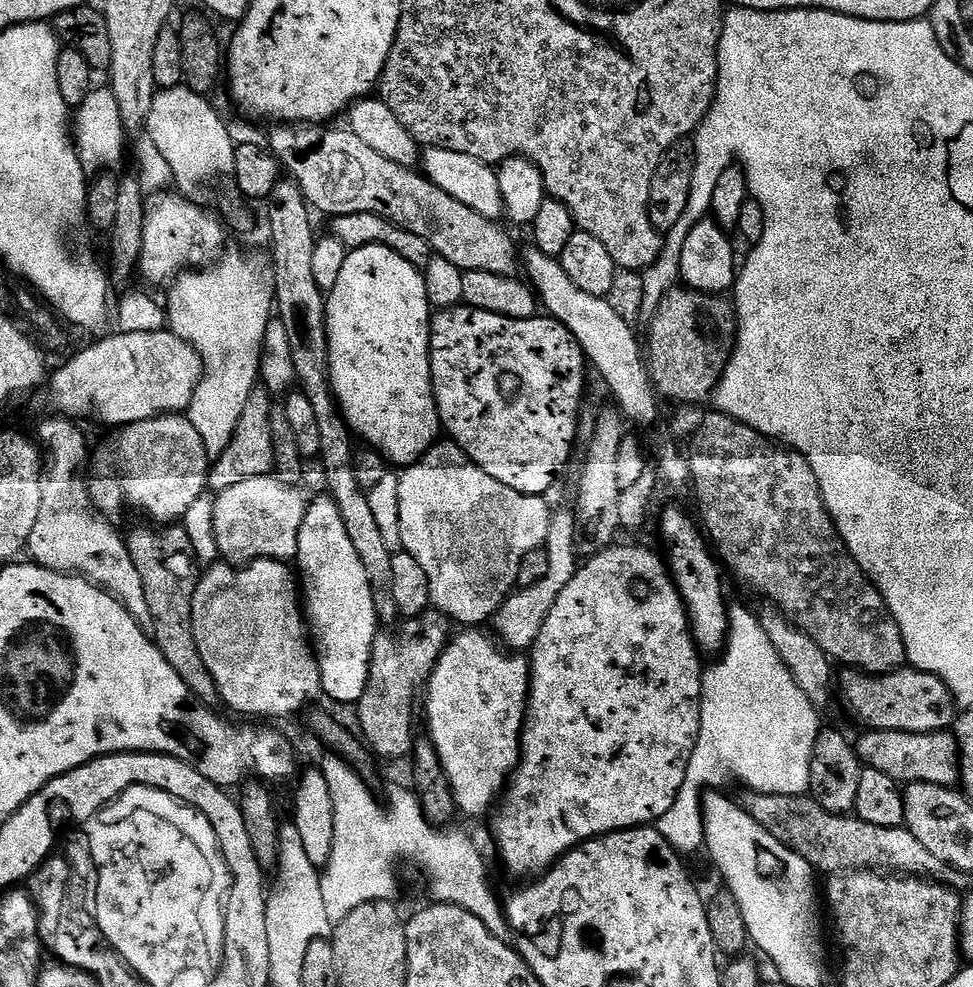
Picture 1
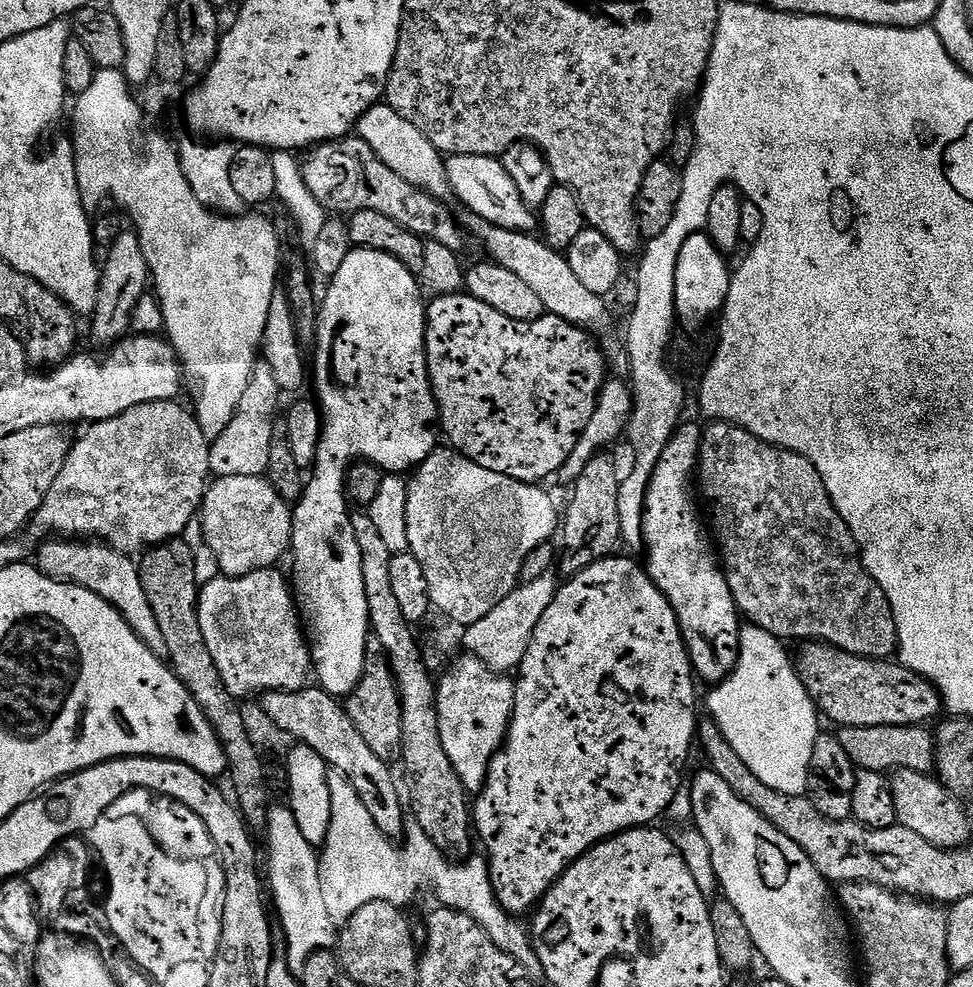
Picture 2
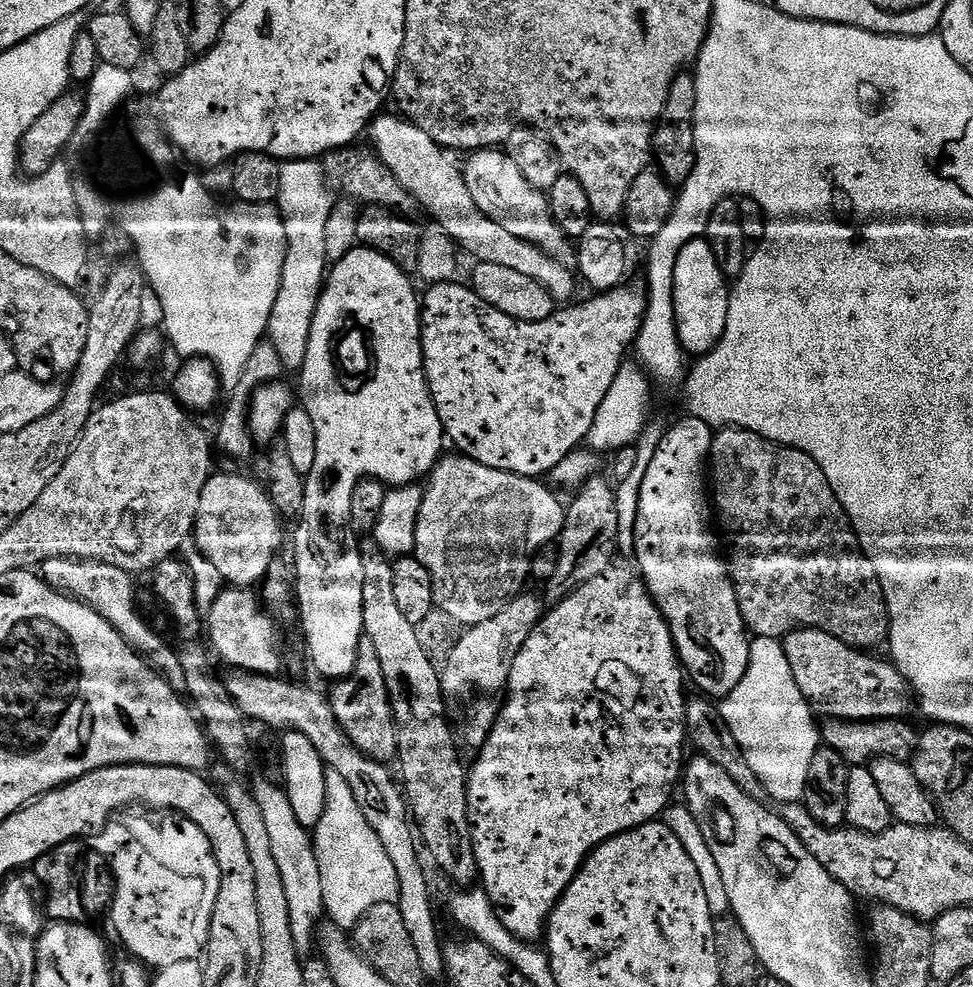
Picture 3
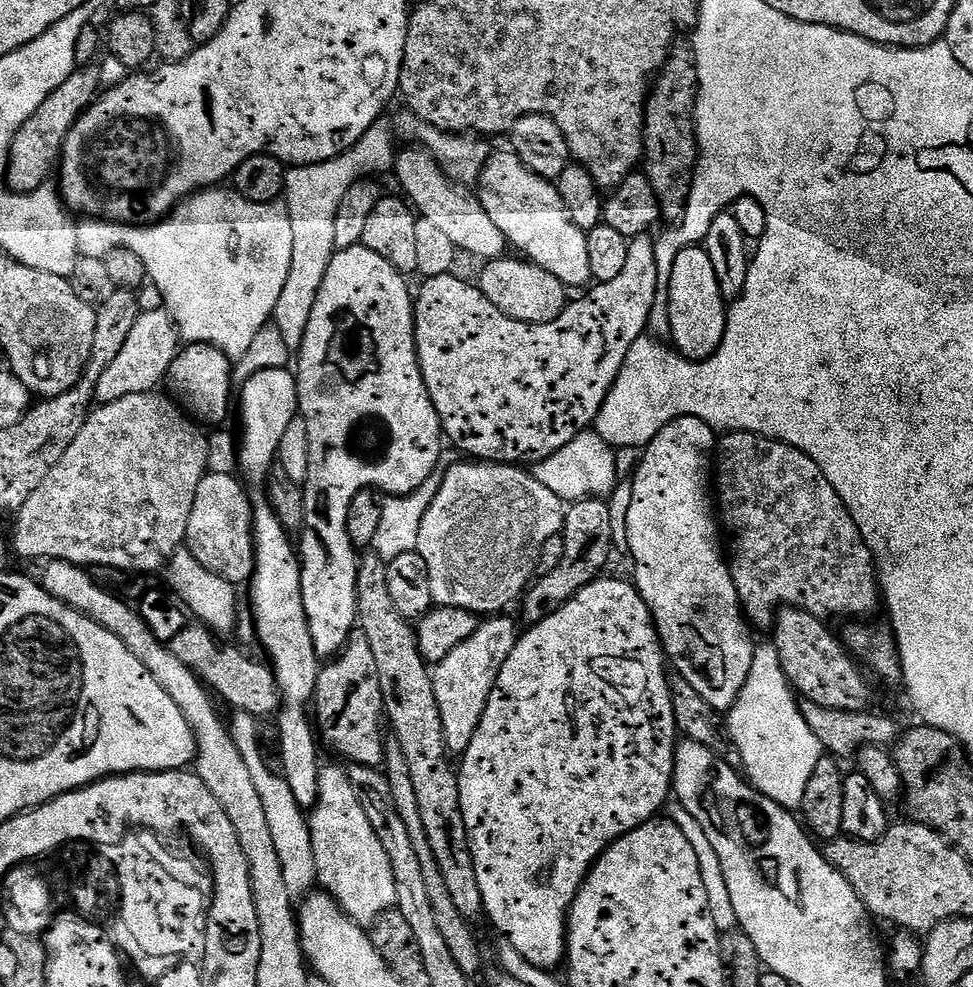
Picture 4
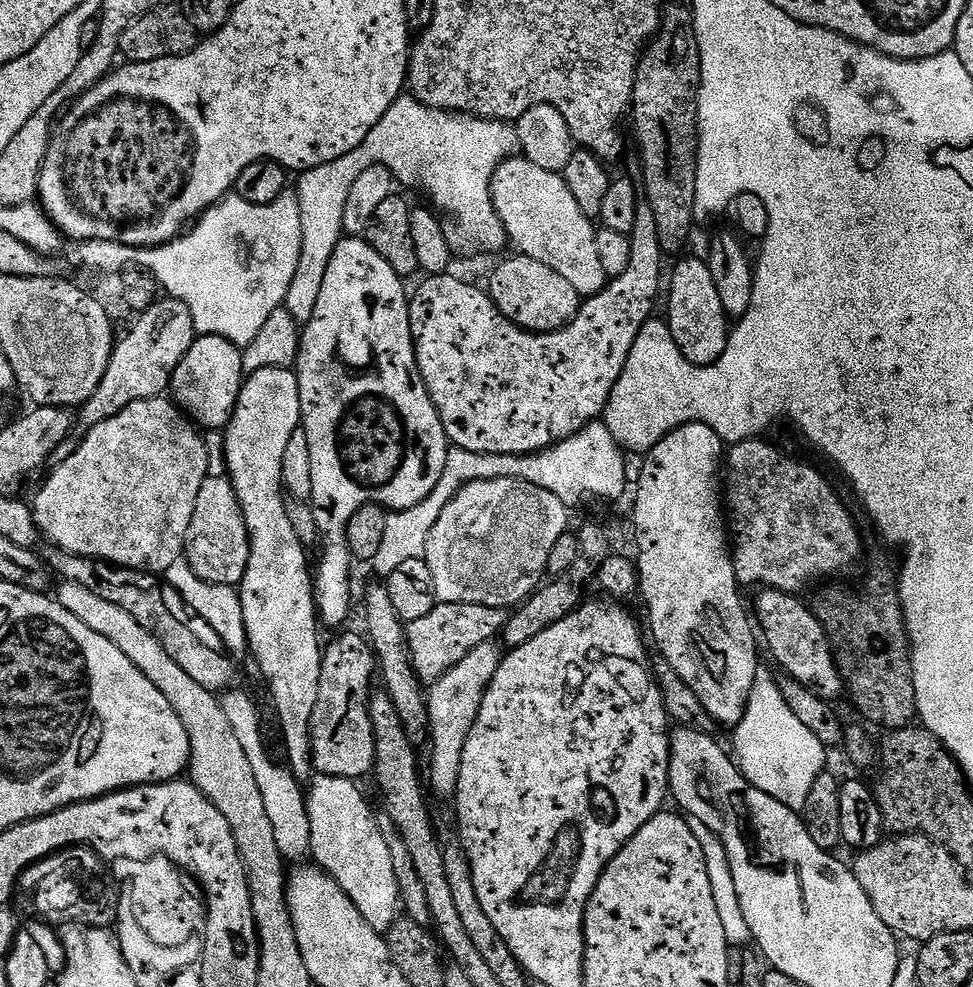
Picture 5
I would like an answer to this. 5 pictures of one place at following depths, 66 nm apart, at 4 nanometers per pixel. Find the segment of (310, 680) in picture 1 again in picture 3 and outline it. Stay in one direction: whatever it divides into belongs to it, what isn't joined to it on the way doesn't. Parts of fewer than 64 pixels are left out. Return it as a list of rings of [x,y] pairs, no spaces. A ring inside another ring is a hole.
[[[233,587],[221,592],[207,613],[206,636],[215,655],[224,656],[229,669],[257,672],[259,676],[276,676],[284,664],[284,644],[280,641],[281,625],[274,619],[265,601],[254,593],[252,588]]]

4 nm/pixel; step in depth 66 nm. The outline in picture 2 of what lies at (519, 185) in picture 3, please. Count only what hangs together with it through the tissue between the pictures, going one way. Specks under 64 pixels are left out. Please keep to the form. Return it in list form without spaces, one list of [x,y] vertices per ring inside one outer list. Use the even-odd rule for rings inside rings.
[[[449,156],[448,186],[451,193],[460,198],[473,216],[480,216],[486,222],[499,228],[514,228],[518,232],[532,232],[537,227],[538,216],[518,194],[514,178],[504,169],[503,159],[495,156]]]

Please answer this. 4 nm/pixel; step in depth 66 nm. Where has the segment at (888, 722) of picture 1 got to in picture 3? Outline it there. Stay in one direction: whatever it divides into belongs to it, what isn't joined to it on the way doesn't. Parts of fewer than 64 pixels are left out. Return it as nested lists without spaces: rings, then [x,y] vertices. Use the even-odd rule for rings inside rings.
[[[798,628],[784,637],[782,643],[786,650],[786,662],[790,662],[790,670],[794,670],[798,690],[802,690],[812,705],[813,713],[821,717],[829,720],[899,720],[907,717],[907,712],[914,708],[912,685],[887,659],[879,660],[876,654],[851,648],[846,642],[834,638],[834,634],[826,634],[817,628]]]

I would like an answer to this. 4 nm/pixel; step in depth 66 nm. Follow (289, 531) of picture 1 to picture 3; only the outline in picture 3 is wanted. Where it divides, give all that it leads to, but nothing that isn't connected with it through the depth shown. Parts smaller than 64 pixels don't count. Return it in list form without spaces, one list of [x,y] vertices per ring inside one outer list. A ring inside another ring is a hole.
[[[209,476],[206,486],[202,490],[202,498],[198,502],[194,539],[198,550],[214,562],[218,574],[233,588],[252,588],[259,585],[267,577],[269,568],[277,559],[276,551],[284,540],[284,532],[280,529],[282,517],[272,504],[267,491],[260,488],[252,480],[244,476]]]

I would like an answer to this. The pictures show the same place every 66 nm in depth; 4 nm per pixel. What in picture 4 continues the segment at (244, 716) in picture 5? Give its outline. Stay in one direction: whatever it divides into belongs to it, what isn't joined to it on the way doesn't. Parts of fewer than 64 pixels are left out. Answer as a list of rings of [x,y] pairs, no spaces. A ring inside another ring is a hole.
[[[236,712],[230,720],[232,737],[242,754],[246,758],[246,767],[250,769],[250,779],[254,781],[254,790],[258,790],[262,807],[266,813],[266,822],[270,826],[270,835],[274,837],[274,846],[278,850],[278,859],[282,862],[282,875],[286,881],[286,890],[290,890],[293,898],[304,898],[317,887],[316,863],[314,862],[314,842],[310,838],[309,817],[305,809],[298,806],[294,793],[284,781],[279,771],[272,772],[270,765],[264,761],[260,753],[260,744],[256,741],[257,717]]]

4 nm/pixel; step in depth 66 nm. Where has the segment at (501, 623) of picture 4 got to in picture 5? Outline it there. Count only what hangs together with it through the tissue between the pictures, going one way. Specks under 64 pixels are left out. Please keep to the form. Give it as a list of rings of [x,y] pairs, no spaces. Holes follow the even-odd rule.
[[[489,642],[470,650],[470,654],[466,654],[466,658],[462,658],[462,662],[458,662],[450,670],[446,670],[446,674],[442,674],[442,678],[435,680],[427,689],[428,776],[426,772],[426,780],[427,783],[429,780],[433,790],[442,796],[451,797],[455,793],[457,771],[468,731],[480,708],[484,691],[488,689],[488,683],[492,681],[502,659],[501,645],[497,644]]]

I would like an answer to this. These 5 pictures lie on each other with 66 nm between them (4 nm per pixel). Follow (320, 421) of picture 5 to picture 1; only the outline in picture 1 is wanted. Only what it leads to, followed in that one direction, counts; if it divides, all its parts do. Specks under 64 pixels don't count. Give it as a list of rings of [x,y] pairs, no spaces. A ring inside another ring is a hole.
[[[371,244],[370,246],[362,246],[361,248],[351,249],[346,258],[346,262],[342,266],[342,274],[338,274],[338,282],[332,287],[332,291],[327,293],[326,299],[328,301],[328,353],[330,354],[330,382],[332,383],[332,393],[336,396],[336,403],[340,406],[340,413],[344,416],[345,423],[348,424],[349,429],[357,437],[360,436],[365,440],[365,445],[371,446],[375,451],[379,452],[384,457],[385,461],[391,462],[392,460],[399,466],[407,466],[415,464],[433,444],[437,443],[438,437],[441,435],[442,425],[440,422],[440,412],[436,409],[436,396],[432,393],[432,353],[428,350],[428,338],[430,335],[430,305],[428,302],[428,295],[426,294],[426,282],[424,281],[423,271],[414,266],[410,266],[410,262],[406,262],[406,258],[402,258],[398,254],[394,254],[394,250],[390,250],[386,246],[378,246],[377,244]],[[323,495],[305,507],[296,543],[295,563],[300,564],[298,580],[302,585],[302,611],[315,644],[316,660],[320,663],[320,687],[323,695],[328,695],[336,704],[355,706],[359,704],[366,690],[372,643],[378,631],[378,617],[374,606],[374,594],[366,578],[366,566],[362,566],[358,550],[354,550],[354,542],[350,542],[350,534],[346,534],[346,525],[342,522],[342,514],[338,514],[335,500],[331,495]]]

